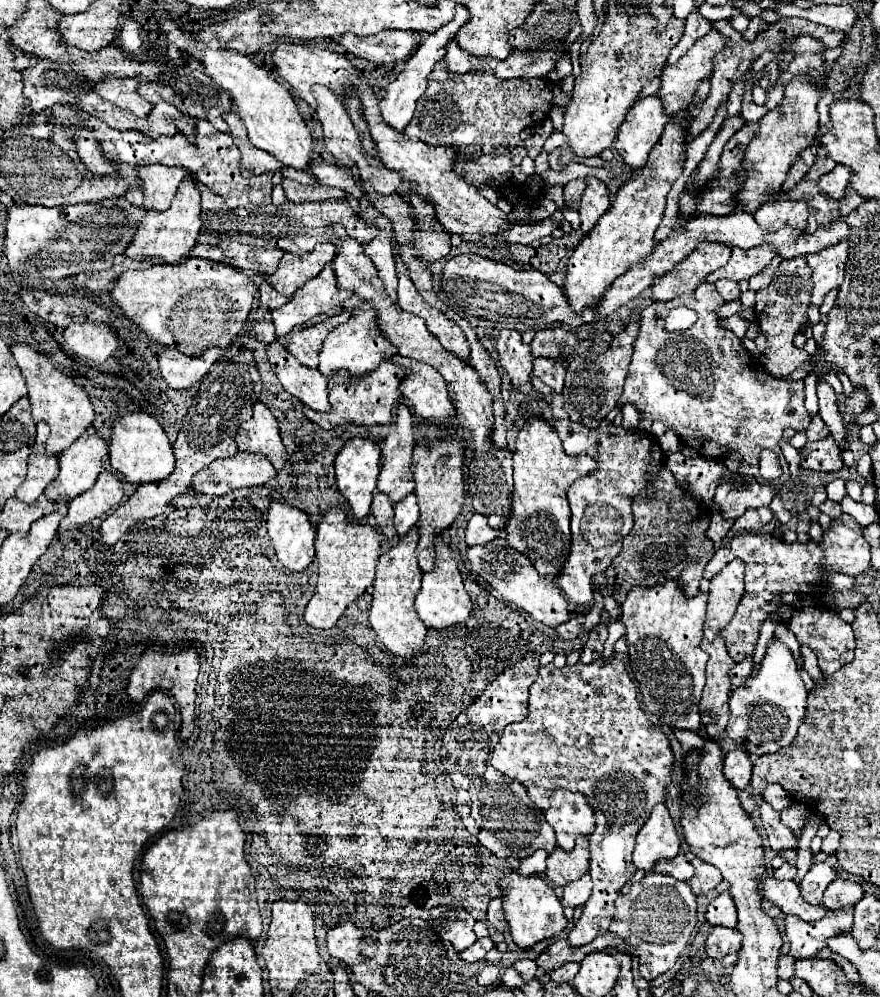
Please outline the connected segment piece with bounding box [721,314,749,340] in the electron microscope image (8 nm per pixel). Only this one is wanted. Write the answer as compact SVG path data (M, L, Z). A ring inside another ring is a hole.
M735 314L735 316L729 316L729 318L725 318L725 320L721 322L721 326L723 326L723 328L729 328L729 330L731 330L735 336L739 336L739 338L743 340L743 338L745 338L745 332L747 332L747 326L749 326L749 324L747 324L745 320L741 320L741 318Z

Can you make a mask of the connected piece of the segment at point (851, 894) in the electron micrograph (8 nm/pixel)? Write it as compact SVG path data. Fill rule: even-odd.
M839 878L829 885L823 894L823 904L829 910L839 910L845 906L855 906L863 898L863 886L855 880Z

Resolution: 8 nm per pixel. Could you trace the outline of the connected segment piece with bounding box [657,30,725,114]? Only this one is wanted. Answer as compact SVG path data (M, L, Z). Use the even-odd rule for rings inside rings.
M711 30L709 34L705 34L703 38L699 38L675 64L663 68L663 72L661 72L661 88L659 88L657 94L661 94L661 102L665 104L665 112L675 114L675 112L685 110L685 108L691 104L697 84L699 84L703 78L709 78L709 76L711 76L711 70L713 70L711 58L713 58L717 52L721 52L723 46L725 46L725 38L723 38L717 30Z

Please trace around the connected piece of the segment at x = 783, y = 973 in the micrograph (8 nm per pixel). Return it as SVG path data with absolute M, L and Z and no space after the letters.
M785 954L785 956L779 958L777 972L779 972L781 980L791 980L793 978L793 968L795 968L795 958L791 958L789 954Z

